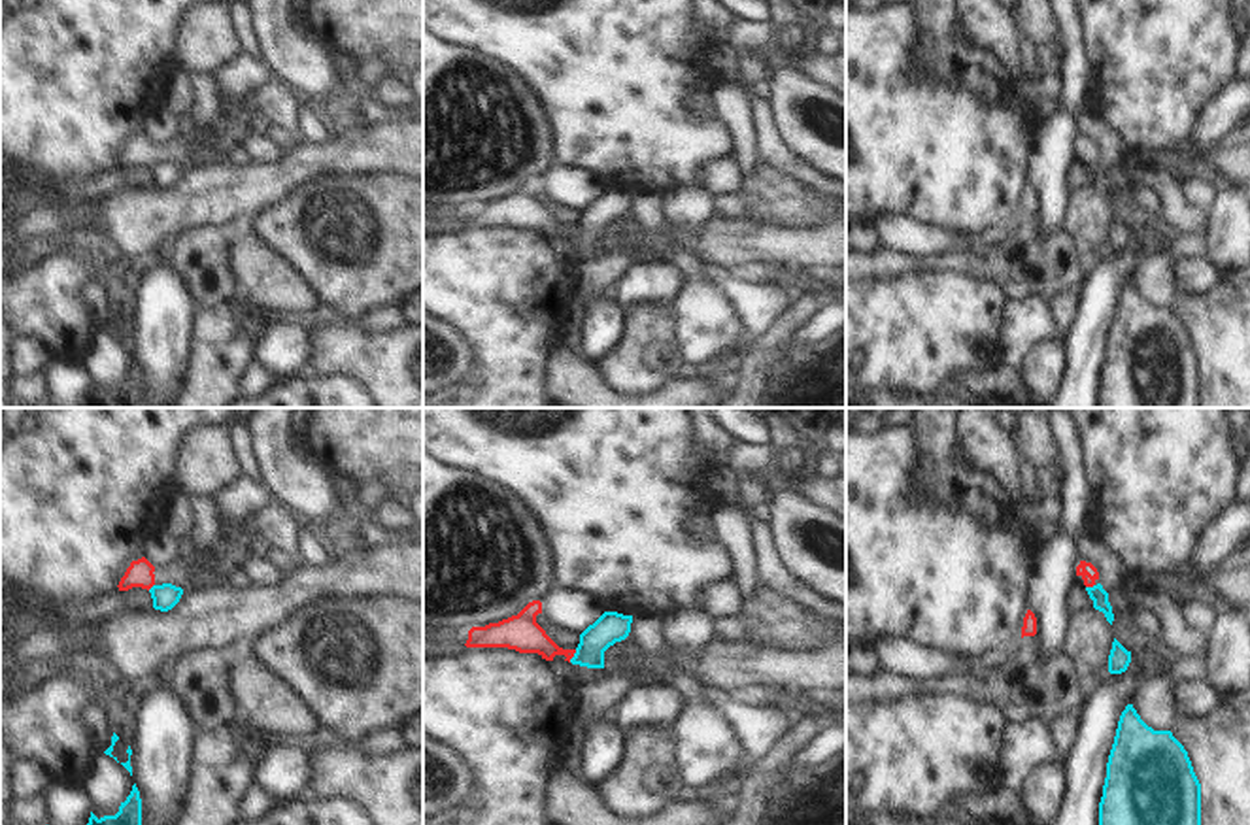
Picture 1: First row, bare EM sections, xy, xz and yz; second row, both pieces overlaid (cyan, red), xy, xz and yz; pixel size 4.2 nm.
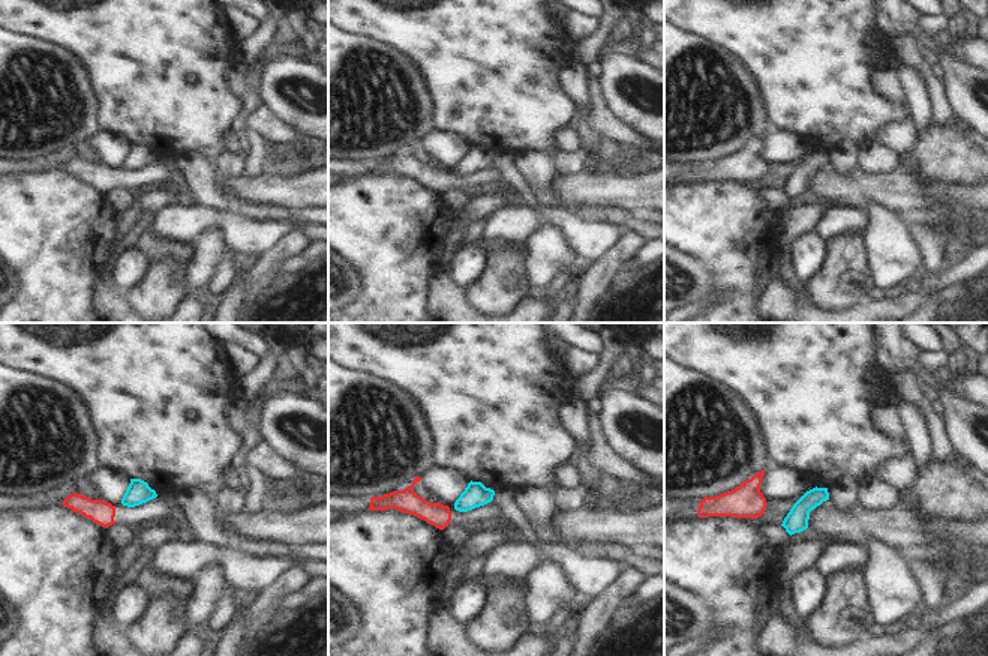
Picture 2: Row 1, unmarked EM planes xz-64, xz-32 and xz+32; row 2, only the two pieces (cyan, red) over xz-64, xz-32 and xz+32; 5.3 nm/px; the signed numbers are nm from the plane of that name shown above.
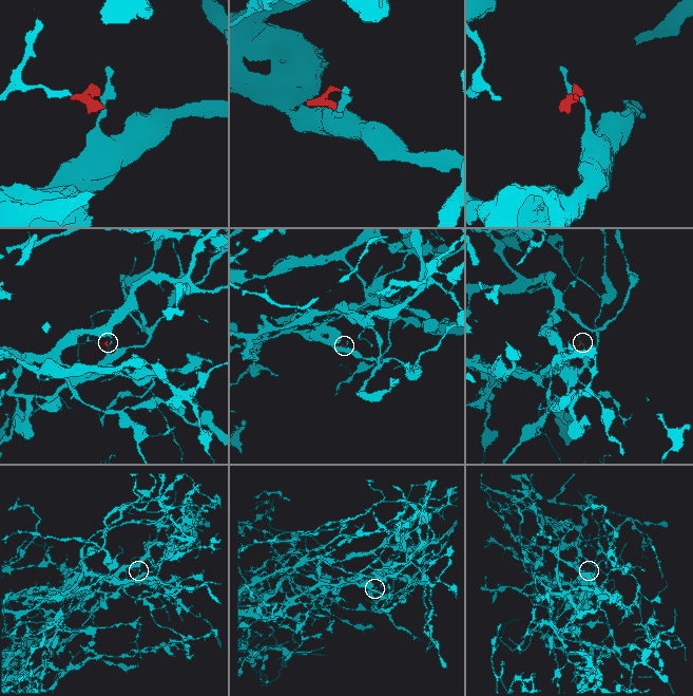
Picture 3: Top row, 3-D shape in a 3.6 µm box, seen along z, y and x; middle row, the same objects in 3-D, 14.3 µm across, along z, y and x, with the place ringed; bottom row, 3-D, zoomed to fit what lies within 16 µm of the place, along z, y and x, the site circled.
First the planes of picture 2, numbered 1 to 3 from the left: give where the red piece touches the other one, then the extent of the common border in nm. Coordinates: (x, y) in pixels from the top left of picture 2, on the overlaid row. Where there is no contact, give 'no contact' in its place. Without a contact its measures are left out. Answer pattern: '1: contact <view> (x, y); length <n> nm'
1: no contact
2: no contact
3: no contact

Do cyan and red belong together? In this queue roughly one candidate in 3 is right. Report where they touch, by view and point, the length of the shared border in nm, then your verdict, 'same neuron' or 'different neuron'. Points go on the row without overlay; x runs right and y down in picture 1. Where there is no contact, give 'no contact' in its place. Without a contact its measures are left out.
xz (574, 233) | 70 nm | different neuron

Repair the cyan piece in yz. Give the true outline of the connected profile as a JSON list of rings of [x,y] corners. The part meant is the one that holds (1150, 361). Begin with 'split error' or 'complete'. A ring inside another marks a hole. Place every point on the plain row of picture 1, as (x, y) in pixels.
complete; [[[1133,281],[1120,293],[1099,379],[1099,408],[1201,408],[1201,361],[1171,308],[1148,304]]]

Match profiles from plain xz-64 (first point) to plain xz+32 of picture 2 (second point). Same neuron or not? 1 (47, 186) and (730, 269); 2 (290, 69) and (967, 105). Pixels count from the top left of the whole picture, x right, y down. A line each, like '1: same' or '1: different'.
1: same
2: same

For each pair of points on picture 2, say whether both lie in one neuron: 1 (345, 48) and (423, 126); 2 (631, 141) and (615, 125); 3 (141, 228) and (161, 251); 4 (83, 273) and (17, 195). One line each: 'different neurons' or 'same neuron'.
1: same neuron
2: same neuron
3: same neuron
4: same neuron

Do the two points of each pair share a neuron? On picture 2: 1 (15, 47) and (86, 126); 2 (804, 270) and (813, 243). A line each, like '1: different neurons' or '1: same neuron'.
1: same neuron
2: same neuron

